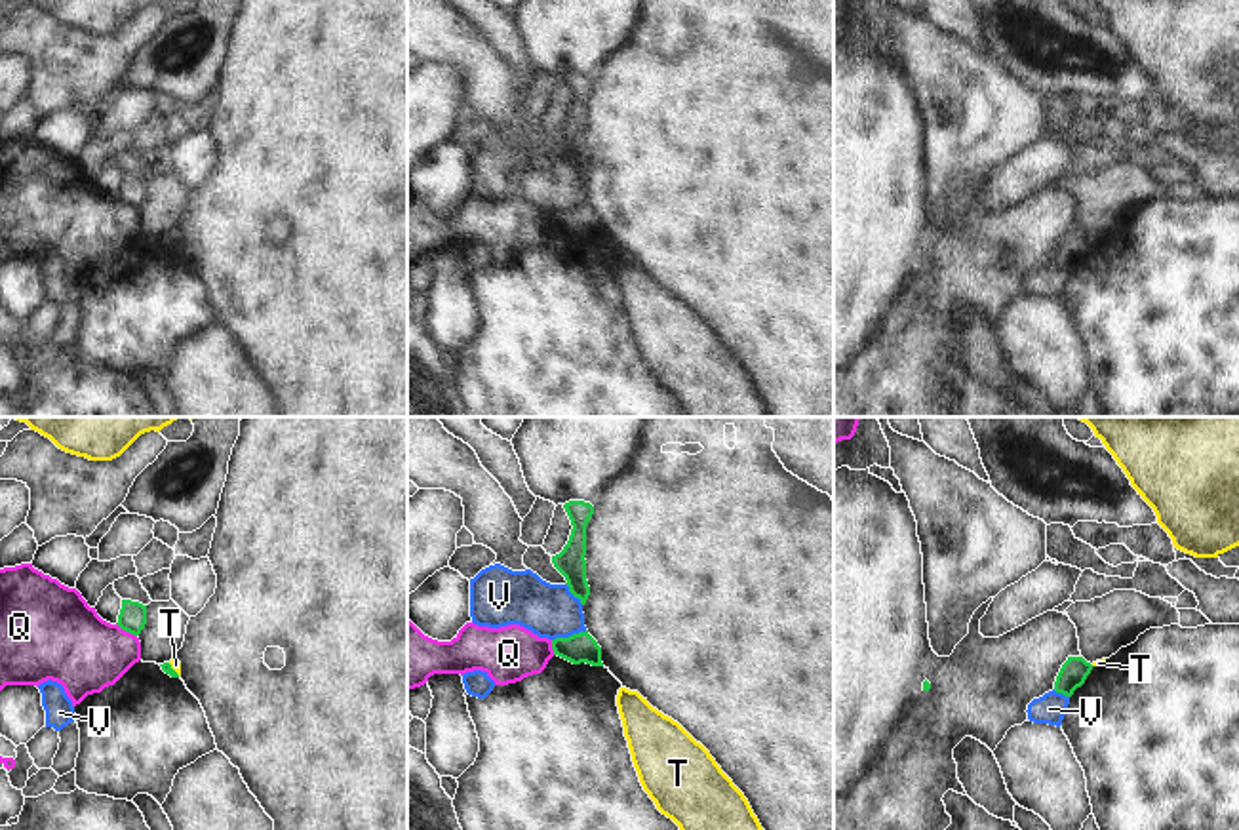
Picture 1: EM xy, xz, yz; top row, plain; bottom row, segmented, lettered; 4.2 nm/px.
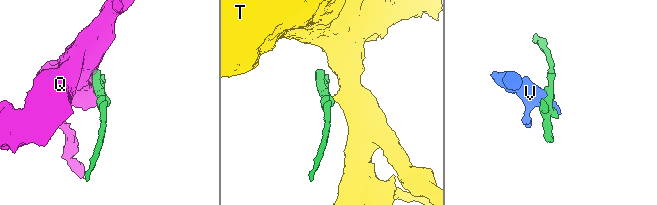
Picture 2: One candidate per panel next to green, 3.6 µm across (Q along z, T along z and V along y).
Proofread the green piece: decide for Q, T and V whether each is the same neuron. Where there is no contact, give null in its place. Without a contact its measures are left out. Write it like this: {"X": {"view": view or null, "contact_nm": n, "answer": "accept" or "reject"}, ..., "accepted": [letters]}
{"Q": {"view": "xy", "contact_nm": 110, "answer": "reject"}, "T": {"view": "xy", "contact_nm": 80, "answer": "reject"}, "V": {"view": "xz", "contact_nm": 160, "answer": "reject"}, "accepted": []}

